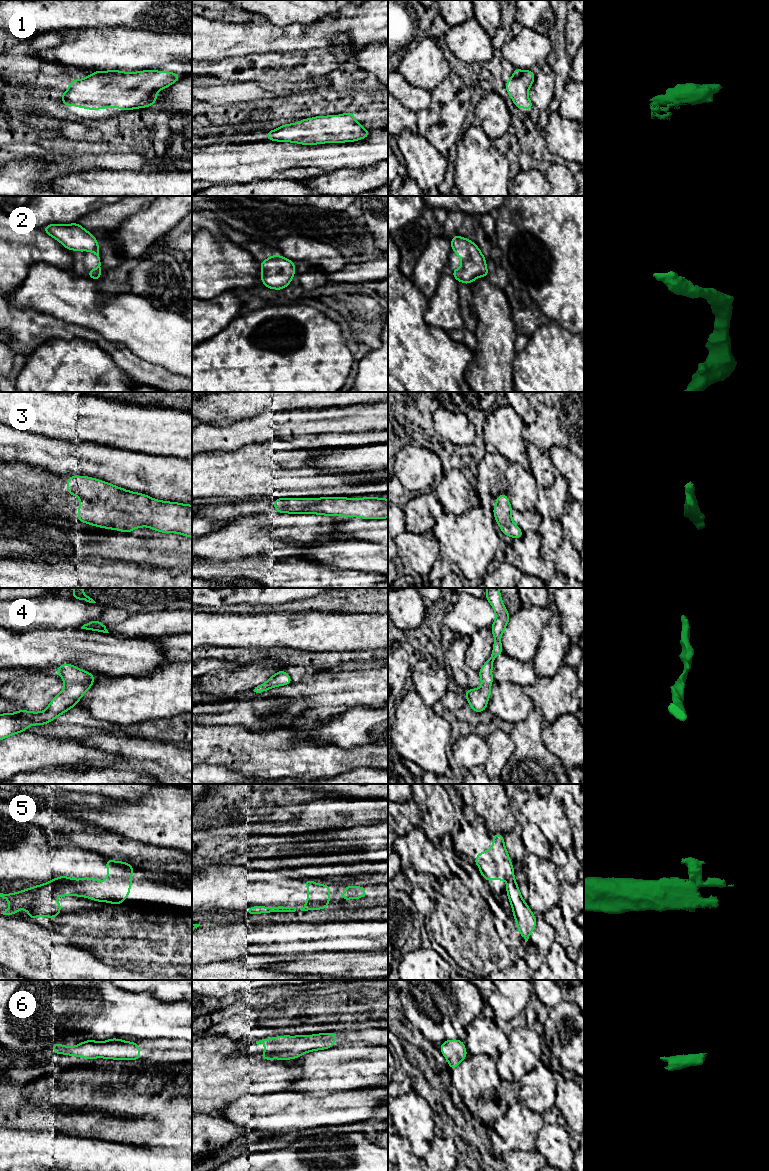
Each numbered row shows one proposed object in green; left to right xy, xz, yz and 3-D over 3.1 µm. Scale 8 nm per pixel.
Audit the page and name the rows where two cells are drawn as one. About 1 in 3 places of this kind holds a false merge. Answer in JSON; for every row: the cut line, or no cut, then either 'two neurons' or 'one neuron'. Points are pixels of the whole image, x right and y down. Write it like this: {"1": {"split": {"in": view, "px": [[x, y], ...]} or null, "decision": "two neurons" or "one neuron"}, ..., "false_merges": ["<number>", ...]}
{"1": {"split": null, "decision": "one neuron"}, "2": {"split": null, "decision": "one neuron"}, "3": {"split": null, "decision": "one neuron"}, "4": {"split": null, "decision": "one neuron"}, "5": {"split": {"in": "xz", "px": [[325, 904], [304, 906]]}, "decision": "two neurons"}, "6": {"split": null, "decision": "one neuron"}, "false_merges": ["5"]}

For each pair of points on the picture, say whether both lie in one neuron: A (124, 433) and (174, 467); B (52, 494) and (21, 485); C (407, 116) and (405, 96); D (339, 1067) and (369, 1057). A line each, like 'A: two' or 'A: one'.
A: two
B: one
C: two
D: one

